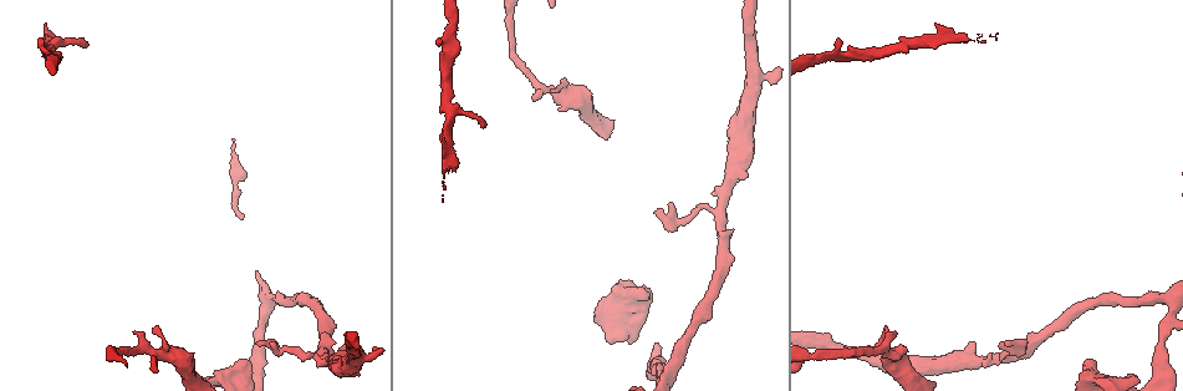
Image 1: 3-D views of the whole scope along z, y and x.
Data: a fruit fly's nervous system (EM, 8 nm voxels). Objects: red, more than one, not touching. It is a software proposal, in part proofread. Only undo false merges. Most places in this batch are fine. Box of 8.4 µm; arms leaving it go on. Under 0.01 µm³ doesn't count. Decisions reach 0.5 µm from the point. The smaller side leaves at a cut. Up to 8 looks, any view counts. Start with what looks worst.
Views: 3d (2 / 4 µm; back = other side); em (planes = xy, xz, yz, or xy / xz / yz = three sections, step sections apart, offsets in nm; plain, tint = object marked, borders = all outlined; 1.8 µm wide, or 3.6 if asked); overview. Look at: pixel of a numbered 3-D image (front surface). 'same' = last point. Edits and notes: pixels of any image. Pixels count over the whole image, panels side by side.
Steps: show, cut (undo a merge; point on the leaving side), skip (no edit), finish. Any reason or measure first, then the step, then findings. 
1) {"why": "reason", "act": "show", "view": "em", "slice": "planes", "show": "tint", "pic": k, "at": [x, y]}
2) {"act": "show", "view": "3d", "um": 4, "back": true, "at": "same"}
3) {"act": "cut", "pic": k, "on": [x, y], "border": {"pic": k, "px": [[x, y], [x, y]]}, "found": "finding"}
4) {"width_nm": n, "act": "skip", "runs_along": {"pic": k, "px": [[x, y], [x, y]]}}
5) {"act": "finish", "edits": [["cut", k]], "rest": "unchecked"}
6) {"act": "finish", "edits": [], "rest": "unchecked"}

{"why": "branch point", "act": "show", "view": "3d", "um": 2, "back": true, "pic": 1, "at": [721, 211]}

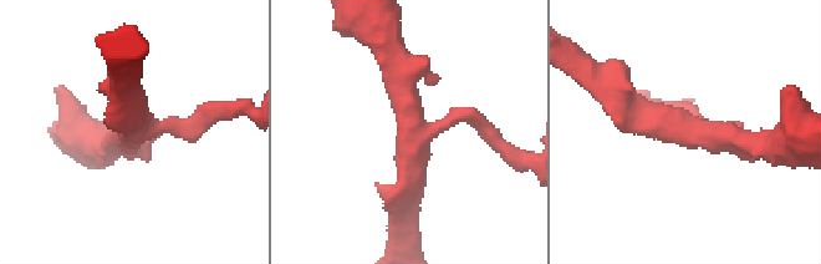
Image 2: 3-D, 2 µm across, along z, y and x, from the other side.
{"arms": 3, "act": "show", "view": "em", "slice": "planes", "show": "tint", "pic": 2, "at": [687, 132]}

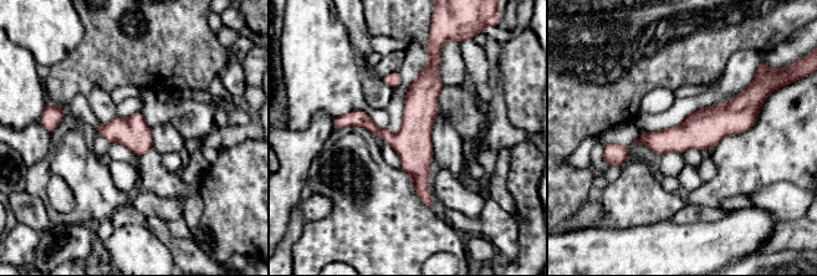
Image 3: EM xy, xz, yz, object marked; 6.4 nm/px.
{"act": "skip", "runs_along": {"pic": 3, "px": [[755, 108], [613, 151]]}, "found": "continuous, no second neuron"}

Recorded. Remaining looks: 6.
{"why": "calibre changes", "act": "show", "view": "em", "slice": "xz", "step": 8, "show": "plain", "pic": 1, "at": [563, 93]}

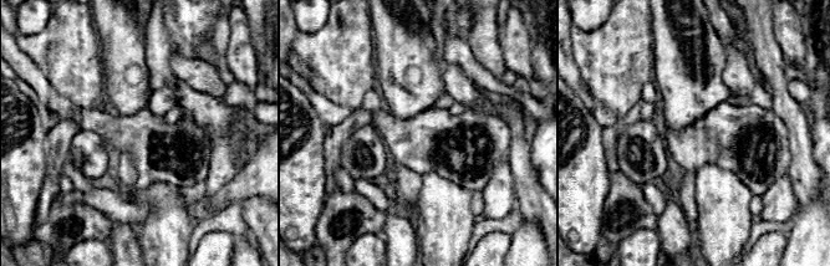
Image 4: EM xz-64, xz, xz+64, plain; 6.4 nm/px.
{"why": "with the object marked", "act": "show", "view": "em", "slice": "xz", "step": 8, "show": "tint", "at": "same"}

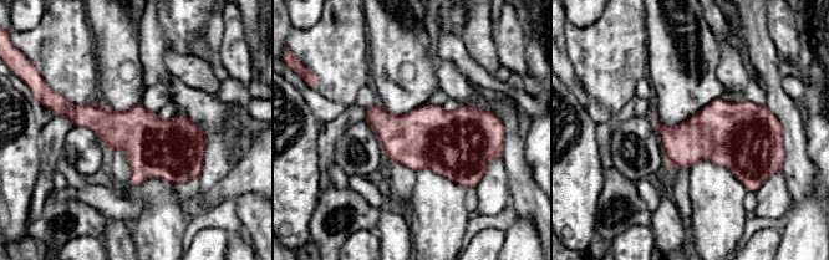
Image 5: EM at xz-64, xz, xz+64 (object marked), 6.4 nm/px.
{"act": "skip", "found": "one neuron here"}

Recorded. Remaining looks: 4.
{"why": "arms part here", "act": "show", "view": "3d", "um": 4, "pic": 1, "at": [357, 359]}

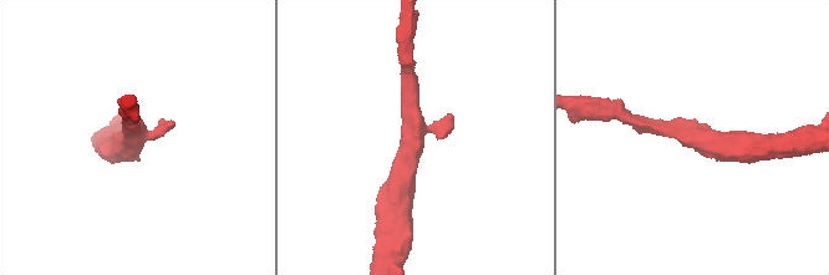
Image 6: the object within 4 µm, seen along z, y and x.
{"act": "show", "view": "em", "slice": "planes", "show": "tint", "pic": 6, "at": [411, 127]}

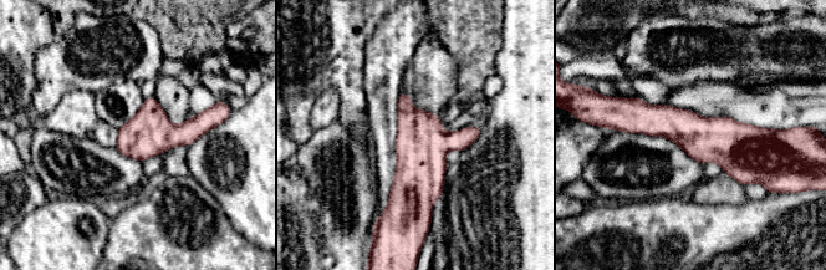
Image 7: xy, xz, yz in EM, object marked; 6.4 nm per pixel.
{"act": "skip", "runs_along": {"pic": 7, "px": [[621, 123], [769, 143]]}, "found": "one neuron here"}

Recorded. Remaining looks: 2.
{"act": "finish", "edits": [], "rest": "unchecked"}

